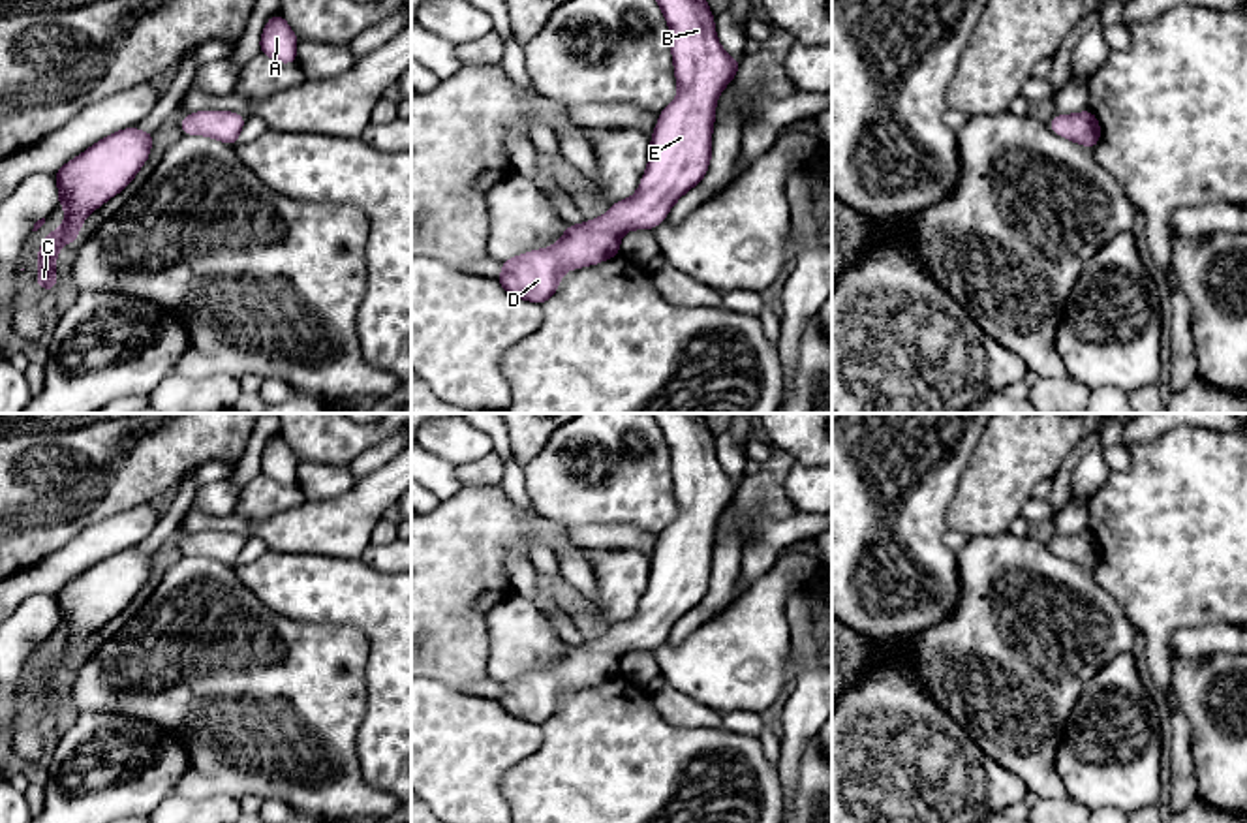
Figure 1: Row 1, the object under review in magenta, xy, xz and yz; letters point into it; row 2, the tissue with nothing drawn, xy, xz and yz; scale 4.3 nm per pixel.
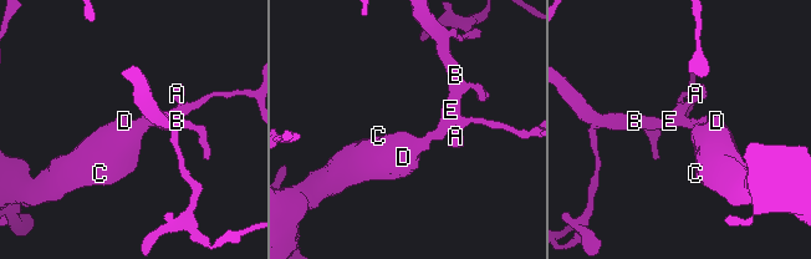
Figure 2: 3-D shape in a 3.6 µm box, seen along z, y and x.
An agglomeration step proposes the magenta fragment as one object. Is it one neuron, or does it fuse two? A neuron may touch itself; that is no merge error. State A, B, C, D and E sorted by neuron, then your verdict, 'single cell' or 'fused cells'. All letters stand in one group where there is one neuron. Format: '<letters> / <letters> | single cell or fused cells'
A B C D E | single cell

